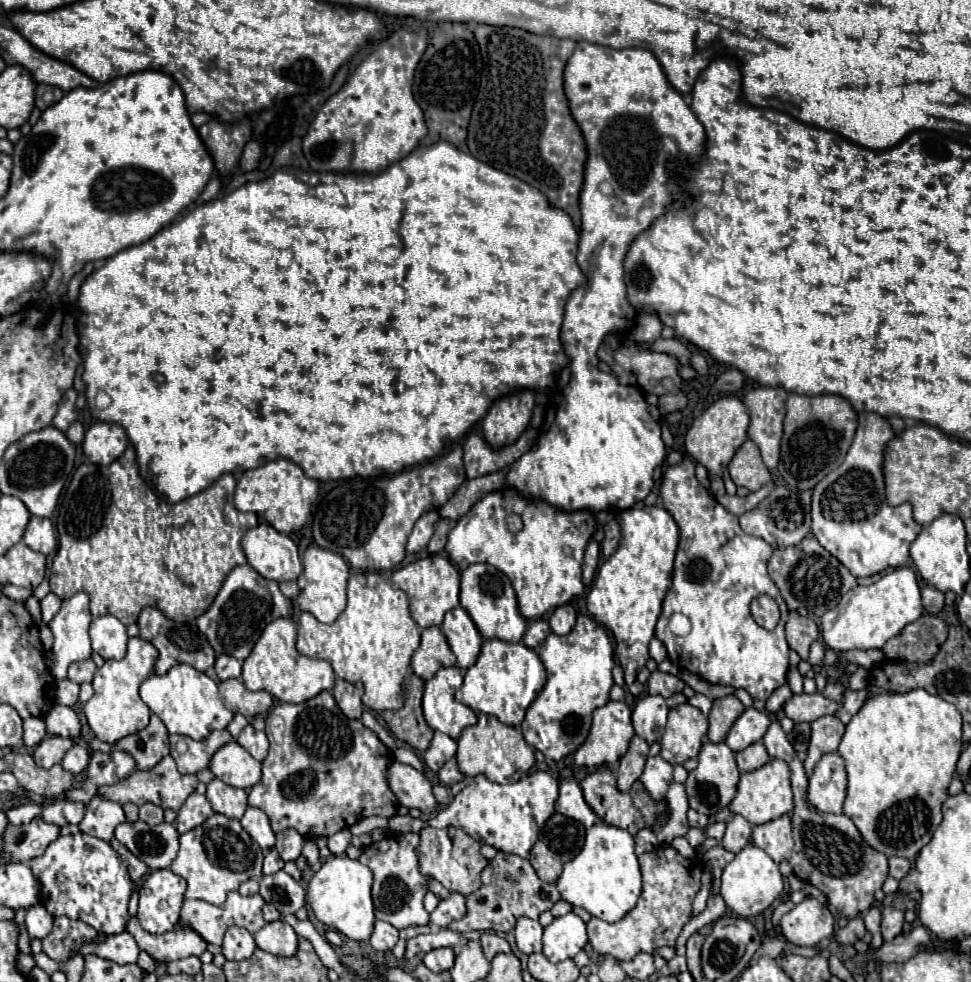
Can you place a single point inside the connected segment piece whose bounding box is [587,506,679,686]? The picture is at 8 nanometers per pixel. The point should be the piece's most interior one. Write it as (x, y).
(626, 597)

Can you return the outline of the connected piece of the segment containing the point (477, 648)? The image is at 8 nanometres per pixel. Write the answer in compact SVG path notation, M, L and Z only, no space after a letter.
M457 606L445 614L441 630L449 642L449 648L457 656L457 666L461 670L473 666L473 662L481 652L483 638L475 628L471 616L461 606Z

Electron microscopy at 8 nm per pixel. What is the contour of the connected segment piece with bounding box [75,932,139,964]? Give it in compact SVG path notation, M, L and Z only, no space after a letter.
M121 932L121 934L107 936L105 942L85 944L75 954L95 954L115 964L133 964L137 962L139 948L137 948L135 938L129 932Z

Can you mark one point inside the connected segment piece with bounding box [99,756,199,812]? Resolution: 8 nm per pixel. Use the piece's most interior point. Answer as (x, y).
(164, 785)

